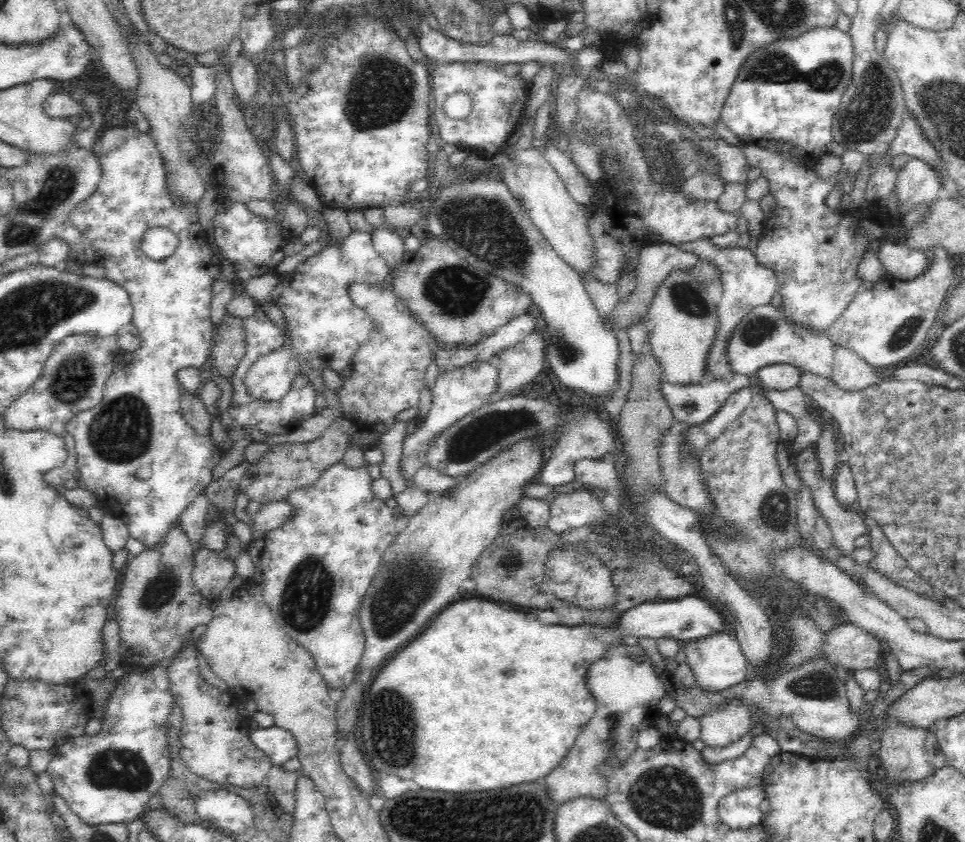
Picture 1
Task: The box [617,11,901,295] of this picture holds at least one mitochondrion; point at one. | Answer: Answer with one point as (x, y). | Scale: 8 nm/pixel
(869, 116)

